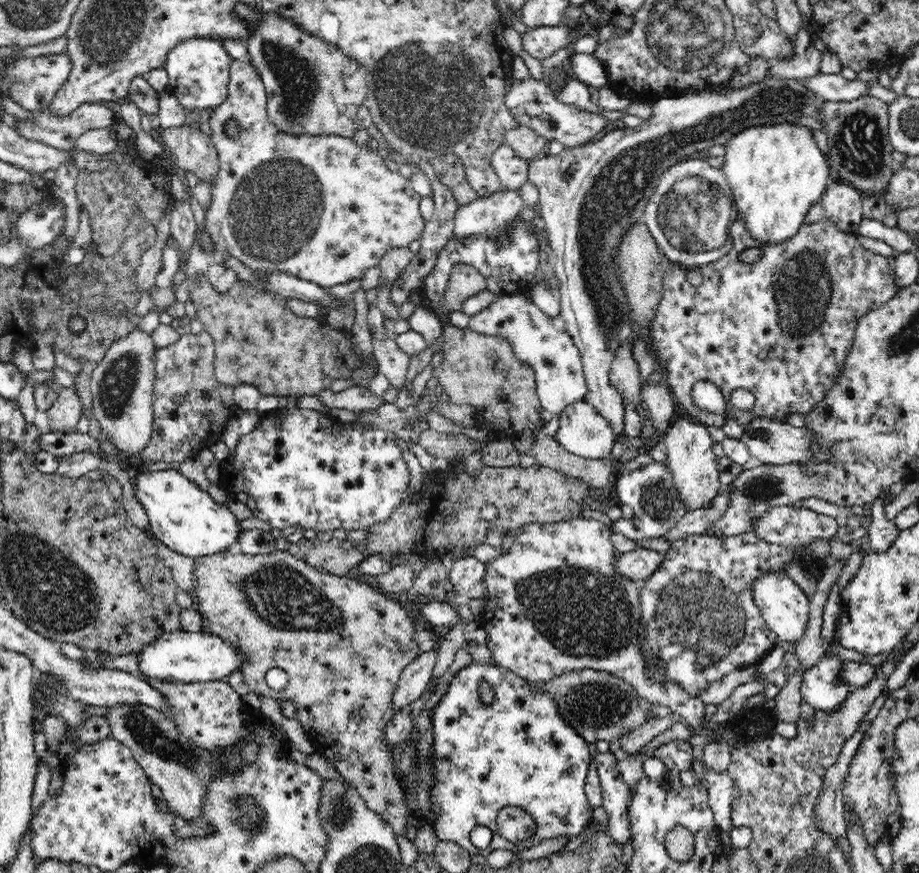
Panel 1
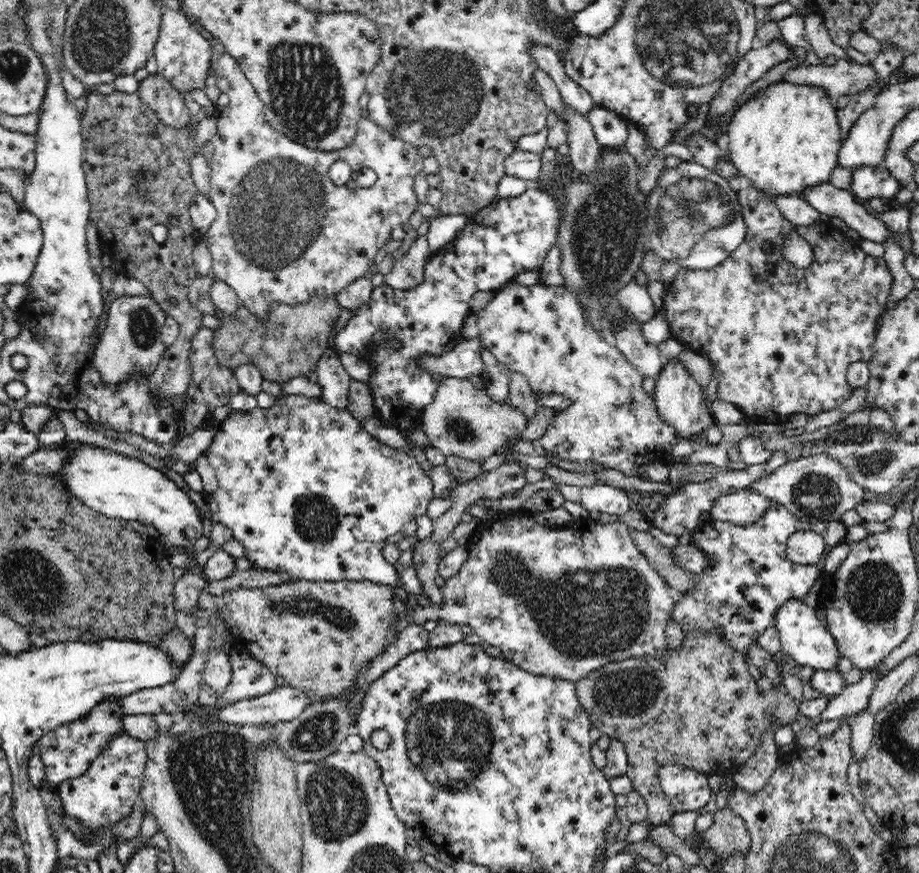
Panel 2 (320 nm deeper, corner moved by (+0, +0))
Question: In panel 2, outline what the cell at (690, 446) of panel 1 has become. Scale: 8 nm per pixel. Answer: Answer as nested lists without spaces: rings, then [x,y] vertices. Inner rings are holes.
[[[678,358],[665,361],[656,378],[653,394],[660,417],[673,427],[674,434],[677,434],[677,441],[681,439],[697,440],[698,436],[703,435],[706,429],[716,425],[703,388],[686,370],[685,365]]]

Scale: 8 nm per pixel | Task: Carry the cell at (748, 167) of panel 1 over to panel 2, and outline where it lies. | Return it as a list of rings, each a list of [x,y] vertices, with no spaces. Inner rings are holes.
[[[782,80],[758,90],[733,112],[729,120],[727,135],[732,163],[741,175],[750,179],[756,189],[768,196],[798,195],[805,188],[828,183],[830,174],[837,167],[841,147],[838,109],[834,103],[824,89]]]

